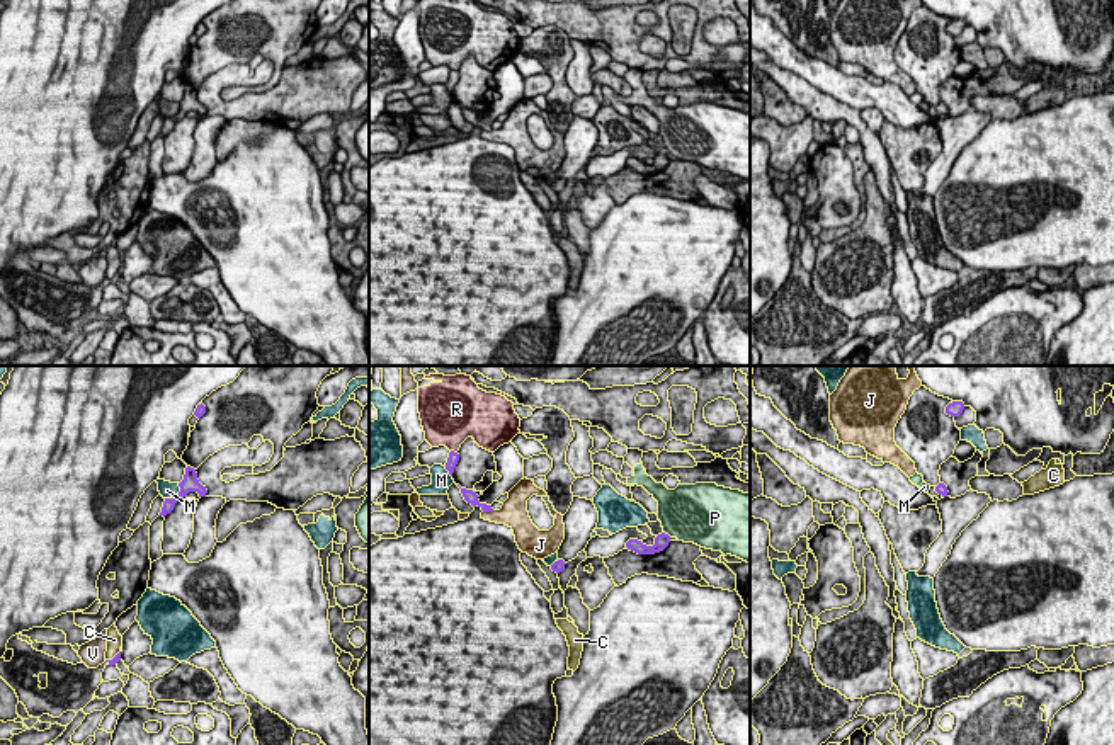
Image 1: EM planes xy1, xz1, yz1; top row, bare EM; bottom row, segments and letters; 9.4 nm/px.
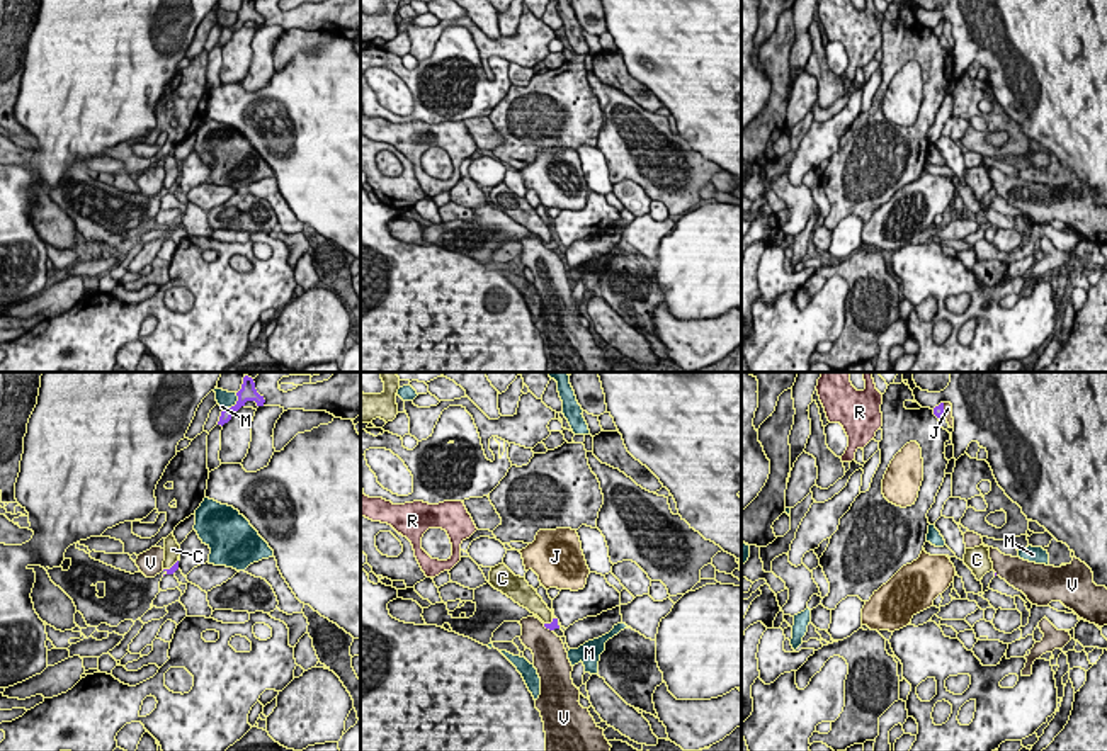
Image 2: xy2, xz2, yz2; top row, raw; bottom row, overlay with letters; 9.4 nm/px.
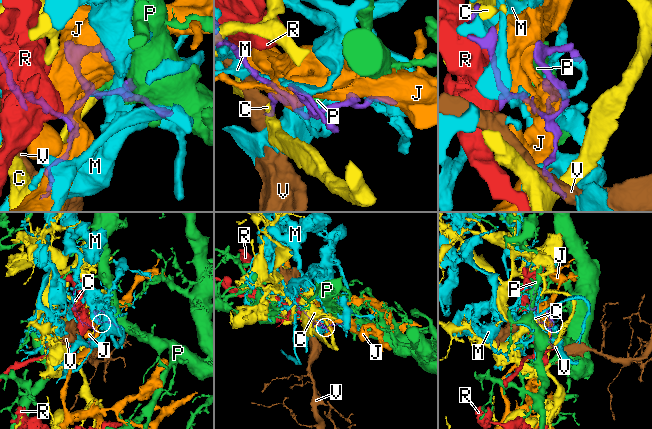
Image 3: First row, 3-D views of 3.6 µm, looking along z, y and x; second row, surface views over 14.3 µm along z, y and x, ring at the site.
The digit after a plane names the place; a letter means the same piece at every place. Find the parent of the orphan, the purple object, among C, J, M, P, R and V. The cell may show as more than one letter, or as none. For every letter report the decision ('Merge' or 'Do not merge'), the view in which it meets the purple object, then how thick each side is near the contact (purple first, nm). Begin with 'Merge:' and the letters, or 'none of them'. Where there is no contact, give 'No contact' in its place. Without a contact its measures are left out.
Merge: none of them
C: Do not merge. Touches purple in xy1. Thickness 70 nm (purple) against 160 nm
J: Do not merge. Touches purple in xz1. Thickness 120 nm (purple) against 260 nm
M: Do not merge. Touches purple in xy1. Thickness 160 nm (purple) against 160 nm
P: Do not merge. Touches purple in xz1. Thickness 130 nm (purple) against 480 nm
R: Do not merge. Touches purple in xz1. Thickness 100 nm (purple) against 400 nm
V: Do not merge. Touches purple in xz2. Thickness 70 nm (purple) against 300 nm

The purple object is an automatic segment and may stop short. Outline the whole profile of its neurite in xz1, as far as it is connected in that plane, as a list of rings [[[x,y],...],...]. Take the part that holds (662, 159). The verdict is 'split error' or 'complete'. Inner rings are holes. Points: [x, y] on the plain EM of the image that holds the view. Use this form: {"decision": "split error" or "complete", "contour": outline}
{"decision": "complete", "contour": [[[662,151],[655,156],[655,163],[653,165],[646,165],[643,163],[641,160],[638,158],[629,158],[626,162],[626,167],[638,172],[638,173],[655,173],[655,172],[660,172],[663,170],[670,162],[670,155]]]}

